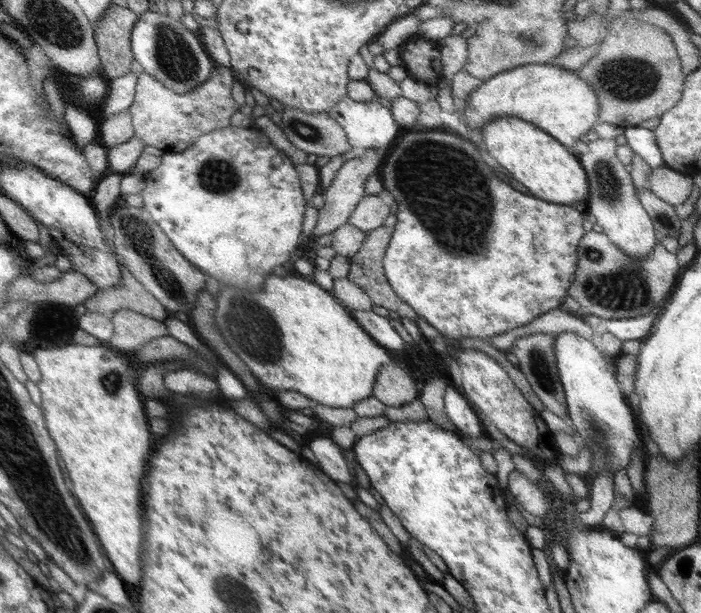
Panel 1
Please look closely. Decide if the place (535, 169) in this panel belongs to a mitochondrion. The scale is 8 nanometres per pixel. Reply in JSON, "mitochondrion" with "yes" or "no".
{"mitochondrion":"no"}

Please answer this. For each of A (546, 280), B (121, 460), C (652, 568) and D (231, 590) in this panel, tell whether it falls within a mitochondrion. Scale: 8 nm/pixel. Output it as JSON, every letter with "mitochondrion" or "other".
{"A":"other","B":"other","C":"other","D":"mitochondrion"}

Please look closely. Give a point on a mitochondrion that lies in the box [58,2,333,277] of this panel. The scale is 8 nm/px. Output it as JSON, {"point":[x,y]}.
{"point":[174,57]}

